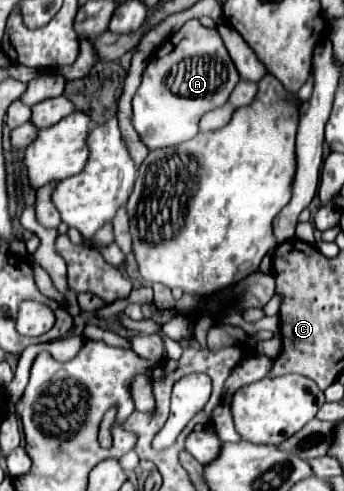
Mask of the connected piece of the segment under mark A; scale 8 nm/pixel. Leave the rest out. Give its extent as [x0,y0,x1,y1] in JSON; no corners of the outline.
[132,20,240,150]

